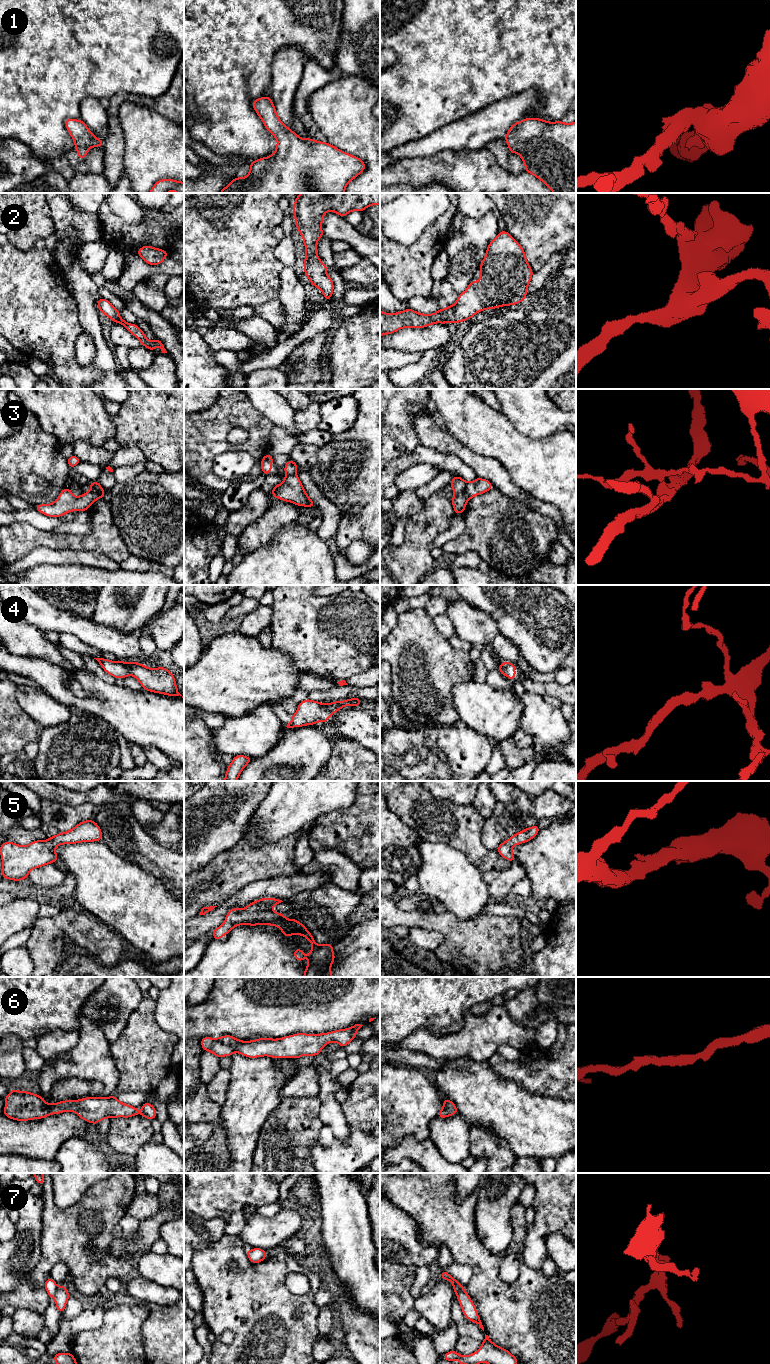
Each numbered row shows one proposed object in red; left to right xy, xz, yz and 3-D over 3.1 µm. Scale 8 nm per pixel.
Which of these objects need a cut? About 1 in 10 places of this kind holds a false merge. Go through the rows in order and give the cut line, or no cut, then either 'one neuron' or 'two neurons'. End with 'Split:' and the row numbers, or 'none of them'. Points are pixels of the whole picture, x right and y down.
1: no cut; one neuron
2: no cut; one neuron
3: cut in yz along (467, 483), (464, 489), (466, 501); two neurons
4: no cut; one neuron
5: no cut; one neuron
6: no cut; one neuron
7: cut in xy along (57, 1287), (53, 1296); two neurons
Split: 3, 7

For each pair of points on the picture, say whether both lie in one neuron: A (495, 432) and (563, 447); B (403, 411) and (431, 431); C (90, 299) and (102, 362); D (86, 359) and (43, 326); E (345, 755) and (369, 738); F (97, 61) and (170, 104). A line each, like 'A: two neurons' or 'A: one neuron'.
A: one neuron
B: two neurons
C: one neuron
D: two neurons
E: two neurons
F: two neurons

